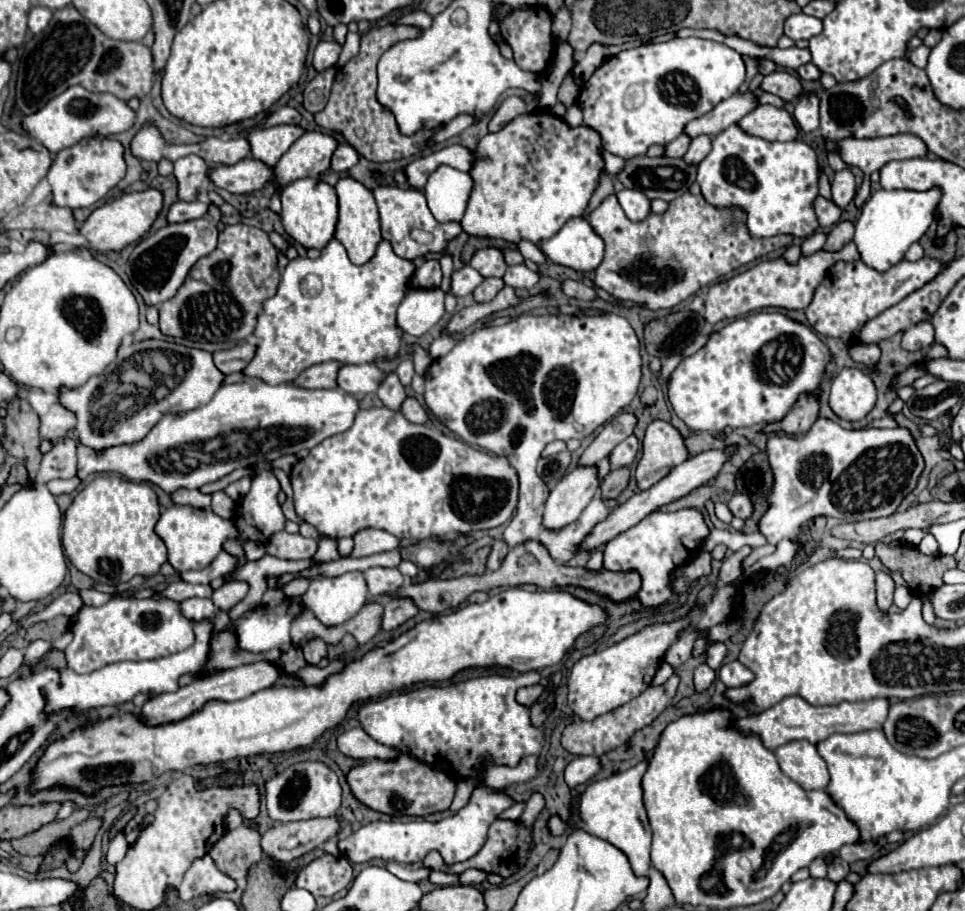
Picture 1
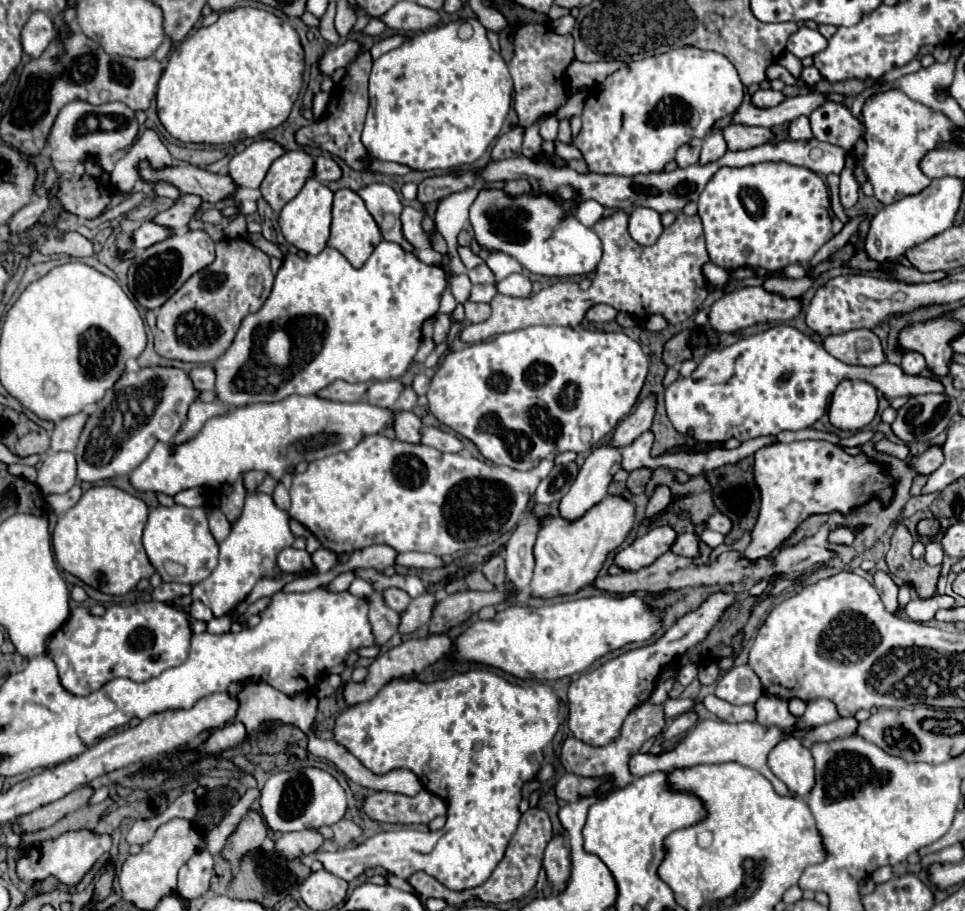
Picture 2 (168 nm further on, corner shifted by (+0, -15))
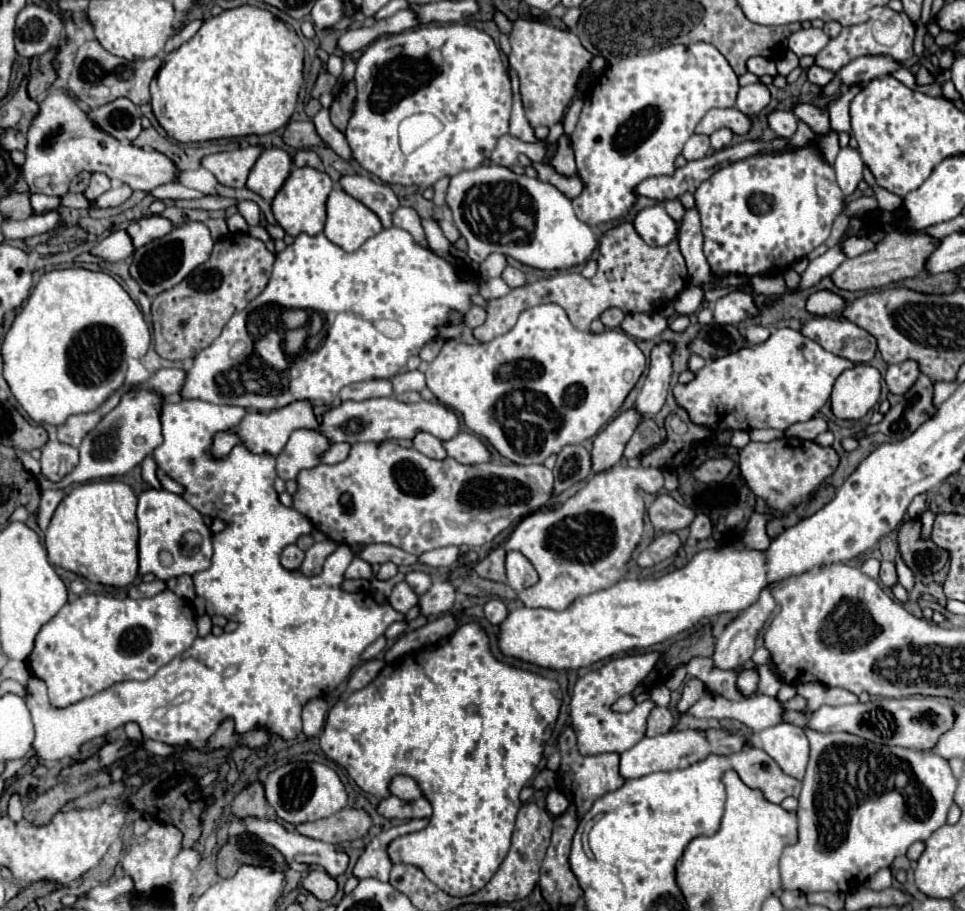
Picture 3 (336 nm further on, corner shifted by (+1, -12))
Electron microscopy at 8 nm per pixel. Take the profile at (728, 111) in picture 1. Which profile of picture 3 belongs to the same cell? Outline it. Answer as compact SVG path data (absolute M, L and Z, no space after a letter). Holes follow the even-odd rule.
M877 55L877 57L857 57L855 61L851 61L841 71L835 73L833 81L827 83L821 89L821 95L823 97L835 97L839 93L841 85L851 87L851 85L855 85L859 81L871 81L871 79L887 75L887 73L891 73L895 69L899 69L899 63L893 61L891 57L883 57L883 55Z

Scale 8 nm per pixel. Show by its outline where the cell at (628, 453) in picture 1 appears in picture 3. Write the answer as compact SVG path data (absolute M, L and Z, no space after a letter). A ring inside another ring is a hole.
M643 419L643 421L637 425L631 441L629 441L627 447L625 447L625 459L641 457L645 451L653 449L653 447L659 445L659 443L661 443L659 427L657 427L655 421L651 421L651 419Z

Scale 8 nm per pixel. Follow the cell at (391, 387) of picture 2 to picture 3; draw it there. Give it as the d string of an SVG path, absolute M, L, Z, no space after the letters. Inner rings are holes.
M403 371L391 379L395 397L405 391L423 391L425 389L425 375L421 371Z

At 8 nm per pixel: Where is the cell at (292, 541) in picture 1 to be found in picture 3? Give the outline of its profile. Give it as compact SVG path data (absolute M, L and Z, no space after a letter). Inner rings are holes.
M287 545L281 555L281 565L285 569L299 569L299 565L303 563L303 557L305 553L297 545Z

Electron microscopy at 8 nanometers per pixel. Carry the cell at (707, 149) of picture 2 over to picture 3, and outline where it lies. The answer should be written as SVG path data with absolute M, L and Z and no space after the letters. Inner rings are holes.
M719 129L719 131L715 131L709 139L711 139L711 147L713 147L713 149L723 149L723 147L727 147L727 145L731 143L733 133L731 133L729 129Z

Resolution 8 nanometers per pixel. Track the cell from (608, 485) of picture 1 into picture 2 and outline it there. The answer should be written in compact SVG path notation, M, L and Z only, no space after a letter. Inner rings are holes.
M638 468L638 470L630 472L628 482L626 482L628 490L630 490L632 494L640 494L640 492L644 492L644 486L648 484L648 480L650 480L652 472L654 472L652 468Z

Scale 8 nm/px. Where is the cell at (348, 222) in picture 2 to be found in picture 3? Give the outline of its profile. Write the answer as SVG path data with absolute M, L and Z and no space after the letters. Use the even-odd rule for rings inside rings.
M339 187L331 191L327 199L327 223L323 229L329 241L353 253L381 229L379 217L361 201L353 199Z

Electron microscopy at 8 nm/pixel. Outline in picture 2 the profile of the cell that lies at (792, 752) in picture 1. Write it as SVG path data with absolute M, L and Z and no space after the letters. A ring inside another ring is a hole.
M788 736L780 740L768 754L768 768L800 798L806 798L812 790L814 760L800 738Z

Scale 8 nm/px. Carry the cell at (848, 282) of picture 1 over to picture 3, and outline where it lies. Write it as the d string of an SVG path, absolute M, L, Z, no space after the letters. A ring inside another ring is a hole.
M831 289L815 291L807 299L807 311L811 315L819 315L819 317L843 319L843 317L839 317L839 313L843 313L843 305L849 305L849 303L839 293L831 291Z

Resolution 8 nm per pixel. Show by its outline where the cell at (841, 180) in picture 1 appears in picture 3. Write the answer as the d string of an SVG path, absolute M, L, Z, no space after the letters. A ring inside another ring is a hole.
M849 145L843 147L835 161L835 173L843 195L849 197L857 189L859 181L863 179L863 161L859 157L859 151Z

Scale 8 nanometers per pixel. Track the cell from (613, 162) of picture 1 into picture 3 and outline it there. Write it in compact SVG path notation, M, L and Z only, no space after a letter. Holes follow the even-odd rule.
M511 71L511 79L513 79L513 111L511 111L511 121L509 121L509 133L525 143L539 143L541 139L535 137L535 131L525 119L525 113L519 101L519 81L515 77L515 71Z

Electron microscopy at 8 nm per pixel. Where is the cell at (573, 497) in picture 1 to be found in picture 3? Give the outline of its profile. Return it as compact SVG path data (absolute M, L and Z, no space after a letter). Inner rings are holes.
M635 409L625 411L595 437L593 449L591 449L593 473L607 471L621 461L623 449L625 449L627 441L631 439L639 421L641 421L641 415Z

